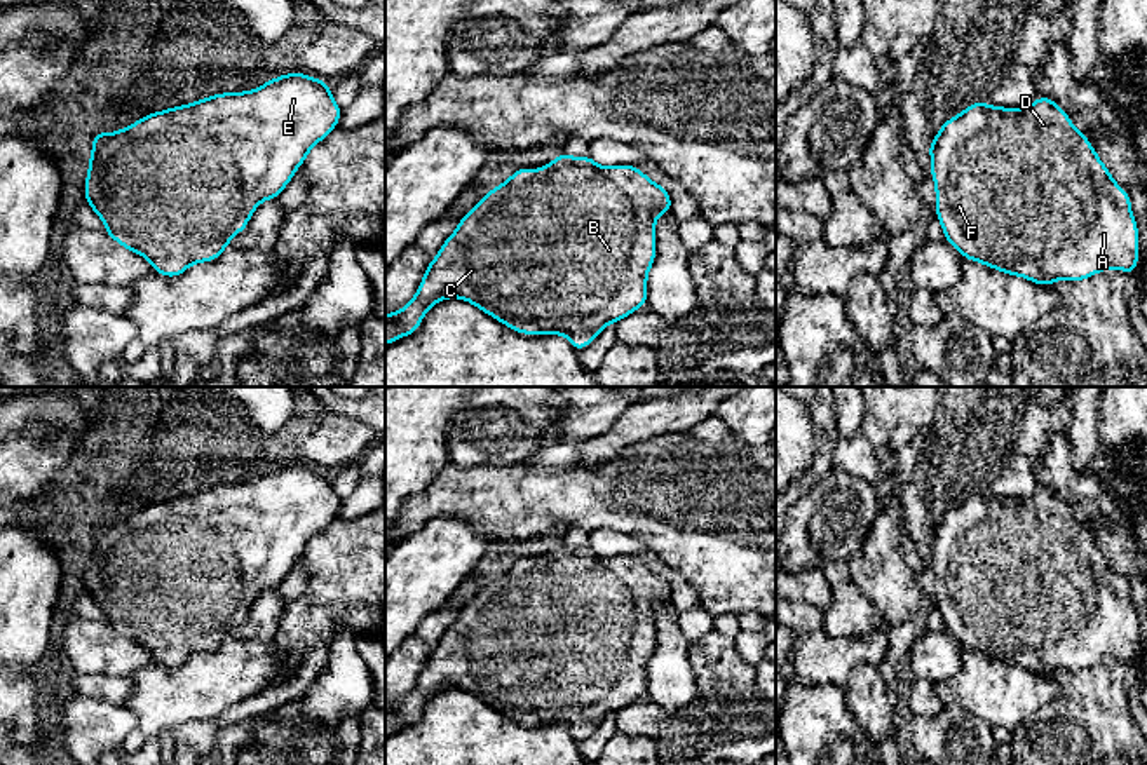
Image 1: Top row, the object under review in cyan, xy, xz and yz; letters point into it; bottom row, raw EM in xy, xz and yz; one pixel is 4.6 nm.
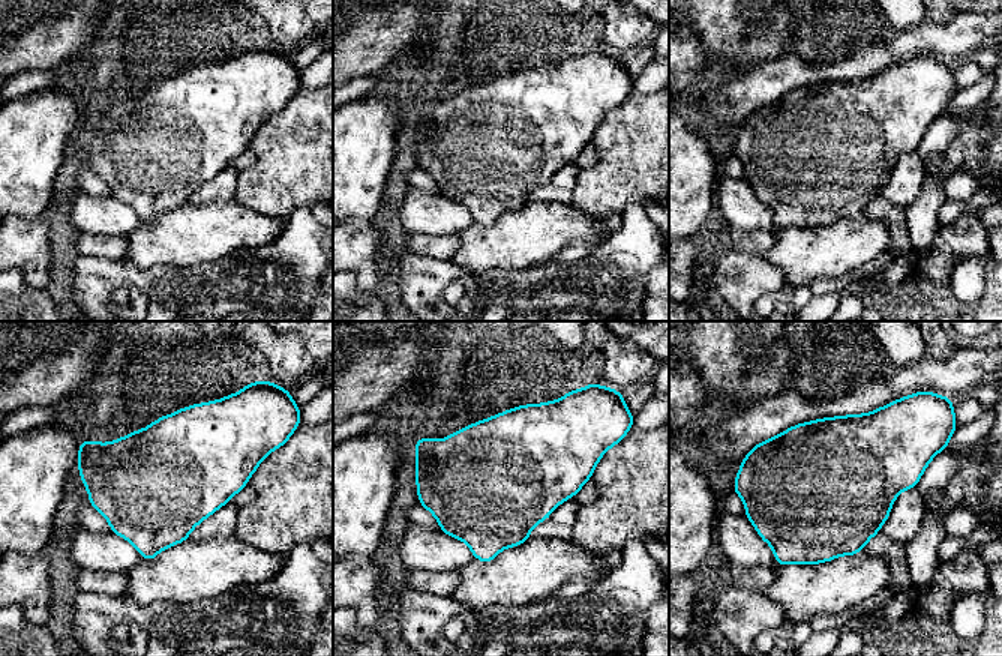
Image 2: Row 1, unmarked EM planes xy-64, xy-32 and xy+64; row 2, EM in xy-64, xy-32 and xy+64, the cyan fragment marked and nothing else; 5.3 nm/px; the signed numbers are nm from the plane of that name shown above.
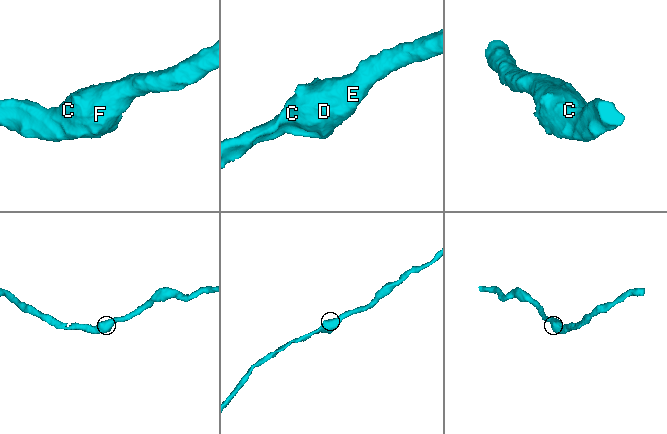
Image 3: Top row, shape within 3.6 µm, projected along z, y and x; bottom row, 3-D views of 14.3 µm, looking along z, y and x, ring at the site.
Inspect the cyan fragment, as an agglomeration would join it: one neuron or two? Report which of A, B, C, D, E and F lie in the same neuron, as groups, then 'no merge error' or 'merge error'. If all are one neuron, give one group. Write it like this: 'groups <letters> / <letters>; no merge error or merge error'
groups A B C D E F; no merge error

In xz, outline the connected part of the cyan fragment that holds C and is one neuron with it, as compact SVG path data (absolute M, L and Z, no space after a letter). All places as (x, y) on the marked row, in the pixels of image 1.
M561 153L556 155L549 166L537 167L535 171L518 167L506 183L490 190L464 218L460 218L458 228L445 240L438 256L429 263L413 300L399 312L385 314L385 345L415 333L422 324L424 314L439 300L462 298L518 333L565 335L572 347L580 352L605 326L615 324L647 303L647 275L655 260L657 246L655 216L666 213L671 213L669 192L647 178L636 166L600 167L589 155L575 159Z

